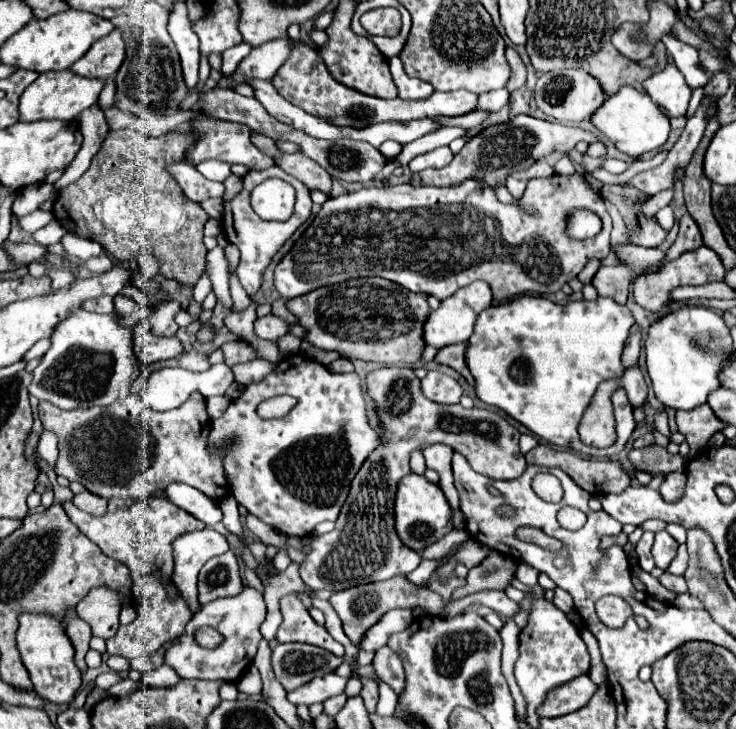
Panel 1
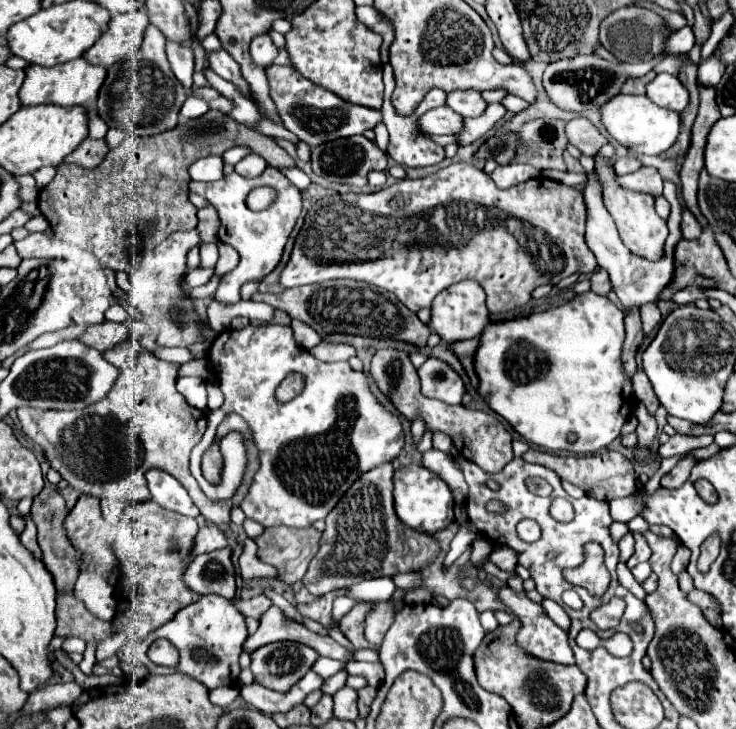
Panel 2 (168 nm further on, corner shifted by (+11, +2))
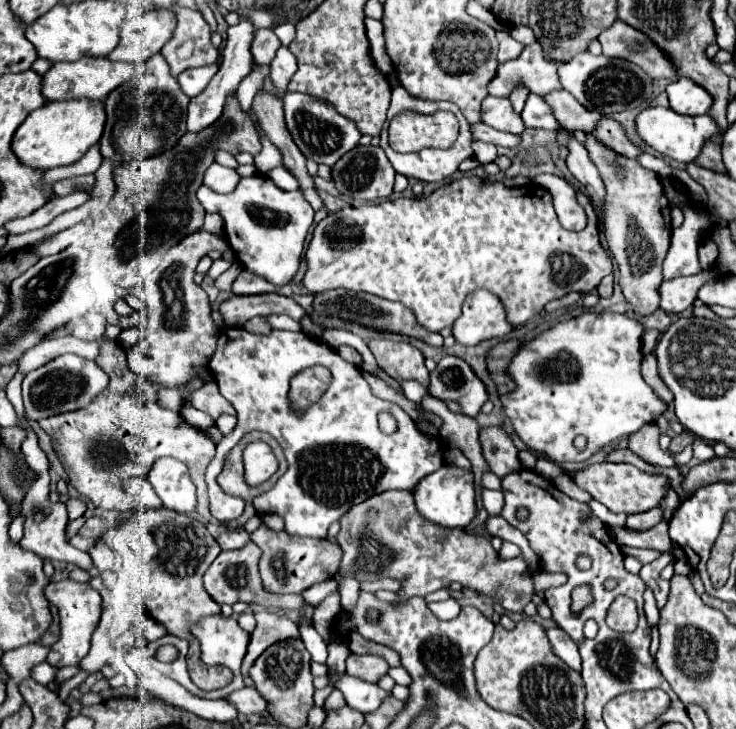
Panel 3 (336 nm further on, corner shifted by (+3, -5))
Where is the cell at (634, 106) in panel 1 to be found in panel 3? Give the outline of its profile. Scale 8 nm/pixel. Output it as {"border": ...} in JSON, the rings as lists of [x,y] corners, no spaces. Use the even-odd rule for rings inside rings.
{"border":[[[648,107],[644,109],[638,117],[636,117],[636,133],[638,137],[652,147],[654,151],[658,151],[664,157],[670,157],[678,163],[690,163],[694,161],[694,157],[700,153],[700,147],[704,143],[704,139],[712,139],[714,135],[718,135],[718,127],[716,123],[708,117],[708,115],[700,115],[700,117],[688,117],[688,115],[680,115],[676,111],[672,111],[670,107]]]}

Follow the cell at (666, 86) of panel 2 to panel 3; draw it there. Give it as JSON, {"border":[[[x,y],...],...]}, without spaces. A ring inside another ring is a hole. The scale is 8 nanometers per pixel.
{"border":[[[678,77],[666,85],[670,107],[680,115],[704,115],[712,107],[712,97],[692,79]]]}

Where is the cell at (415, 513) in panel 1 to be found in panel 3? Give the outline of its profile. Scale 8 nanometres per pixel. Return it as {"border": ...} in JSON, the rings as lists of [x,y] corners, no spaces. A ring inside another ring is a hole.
{"border":[[[442,465],[436,473],[422,477],[420,483],[416,483],[414,493],[414,503],[418,513],[426,519],[432,521],[434,525],[448,527],[448,529],[464,529],[476,515],[476,505],[474,505],[474,475],[452,467],[452,465]]]}

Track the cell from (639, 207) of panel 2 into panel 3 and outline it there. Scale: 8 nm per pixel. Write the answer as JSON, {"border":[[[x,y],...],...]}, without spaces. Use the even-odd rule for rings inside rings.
{"border":[[[588,135],[586,149],[606,185],[606,235],[610,251],[620,267],[618,283],[626,301],[638,317],[648,317],[658,309],[658,285],[662,283],[662,261],[670,245],[670,201],[654,171],[640,167]]]}

